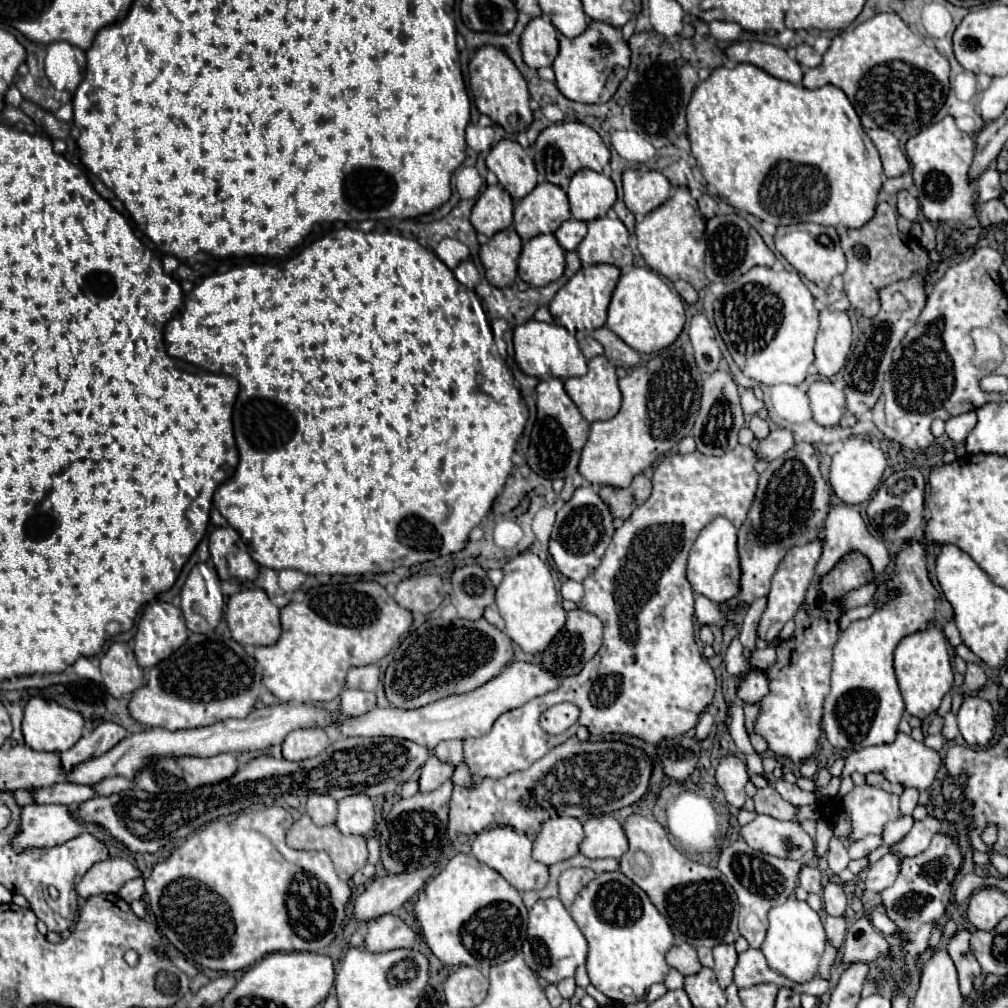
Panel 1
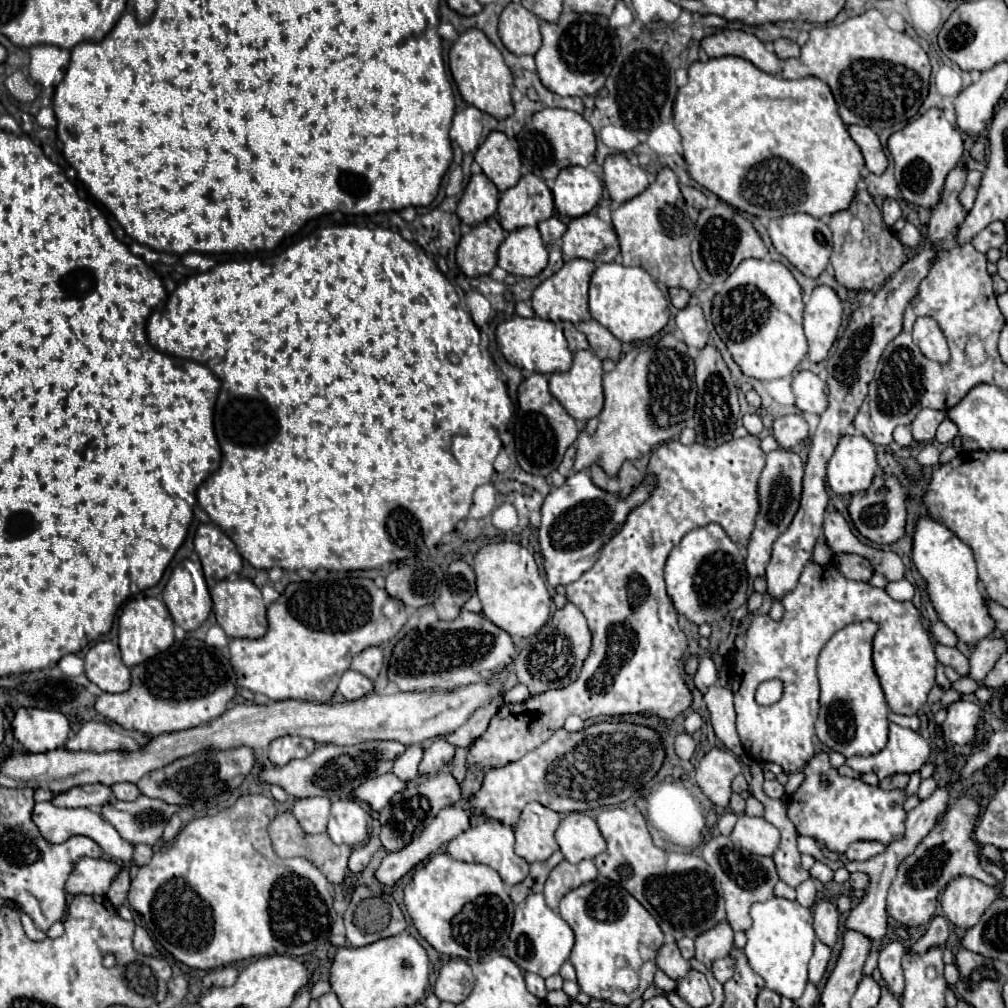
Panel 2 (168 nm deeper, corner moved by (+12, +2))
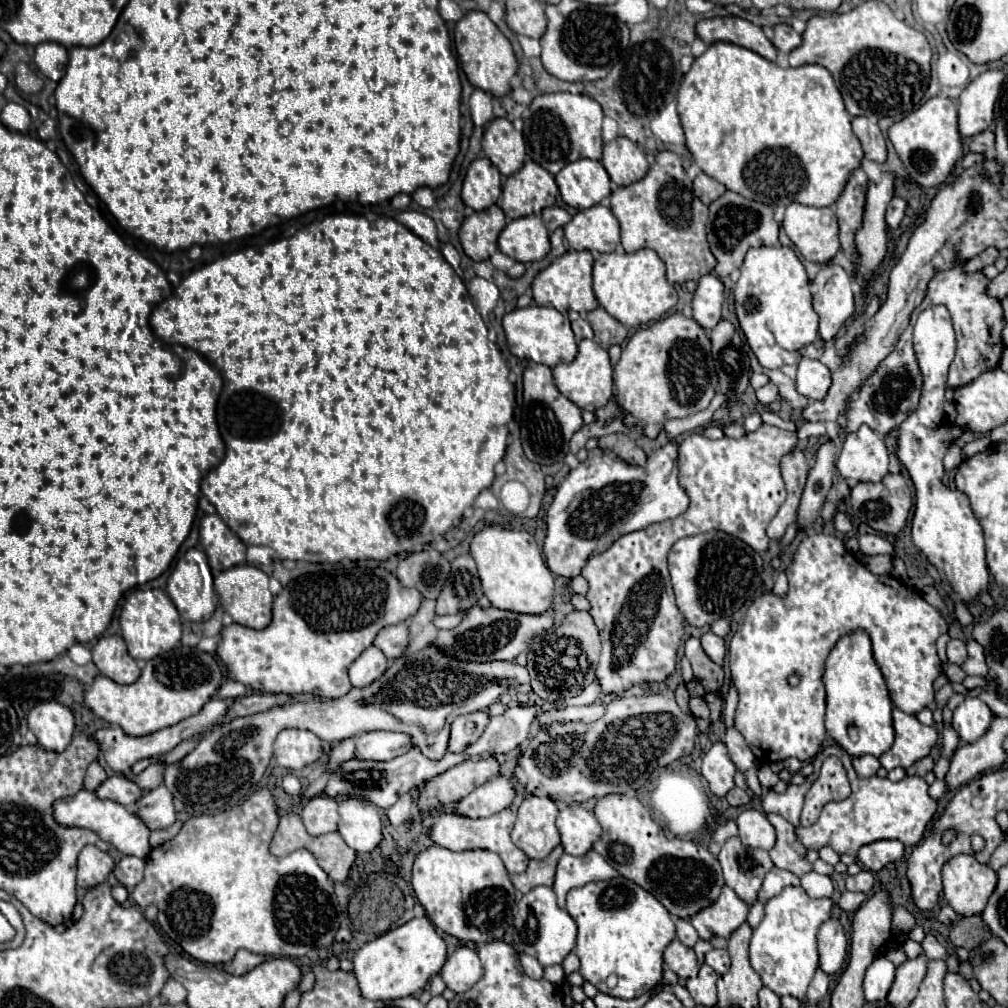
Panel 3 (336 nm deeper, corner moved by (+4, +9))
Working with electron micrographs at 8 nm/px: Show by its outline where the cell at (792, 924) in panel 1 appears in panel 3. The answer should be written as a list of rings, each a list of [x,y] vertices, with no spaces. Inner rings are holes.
[[[787,887],[777,897],[765,903],[765,917],[753,931],[749,961],[761,975],[763,983],[777,995],[793,995],[805,999],[807,987],[819,965],[817,931],[819,925],[831,915],[831,899],[811,899],[803,887]]]

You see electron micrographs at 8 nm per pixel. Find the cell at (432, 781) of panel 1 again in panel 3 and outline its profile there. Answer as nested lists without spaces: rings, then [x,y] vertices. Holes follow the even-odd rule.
[[[475,711],[469,715],[461,715],[451,723],[451,737],[449,737],[449,751],[451,753],[461,753],[467,745],[475,743],[485,725],[487,725],[489,717],[483,711]]]

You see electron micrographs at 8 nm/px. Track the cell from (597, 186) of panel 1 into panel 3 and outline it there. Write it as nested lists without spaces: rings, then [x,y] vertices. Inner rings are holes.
[[[579,159],[567,163],[559,179],[559,193],[573,209],[589,209],[611,193],[611,179],[601,161]]]

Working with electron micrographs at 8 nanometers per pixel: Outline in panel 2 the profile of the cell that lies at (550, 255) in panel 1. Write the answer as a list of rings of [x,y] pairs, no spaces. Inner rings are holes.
[[[537,228],[509,232],[497,250],[497,264],[515,276],[537,276],[547,266],[547,248]]]

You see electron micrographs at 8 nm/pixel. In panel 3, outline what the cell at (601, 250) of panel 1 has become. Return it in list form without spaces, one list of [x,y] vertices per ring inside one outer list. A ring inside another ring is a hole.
[[[593,205],[573,215],[573,219],[563,227],[565,239],[575,251],[599,251],[613,253],[621,243],[619,221],[611,209],[603,205]]]

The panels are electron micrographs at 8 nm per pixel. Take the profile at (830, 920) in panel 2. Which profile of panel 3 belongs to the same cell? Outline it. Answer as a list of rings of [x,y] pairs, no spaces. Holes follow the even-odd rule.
[[[835,917],[823,921],[819,927],[817,943],[819,943],[819,967],[827,975],[837,973],[843,967],[847,955],[847,937],[841,921],[837,921]]]

